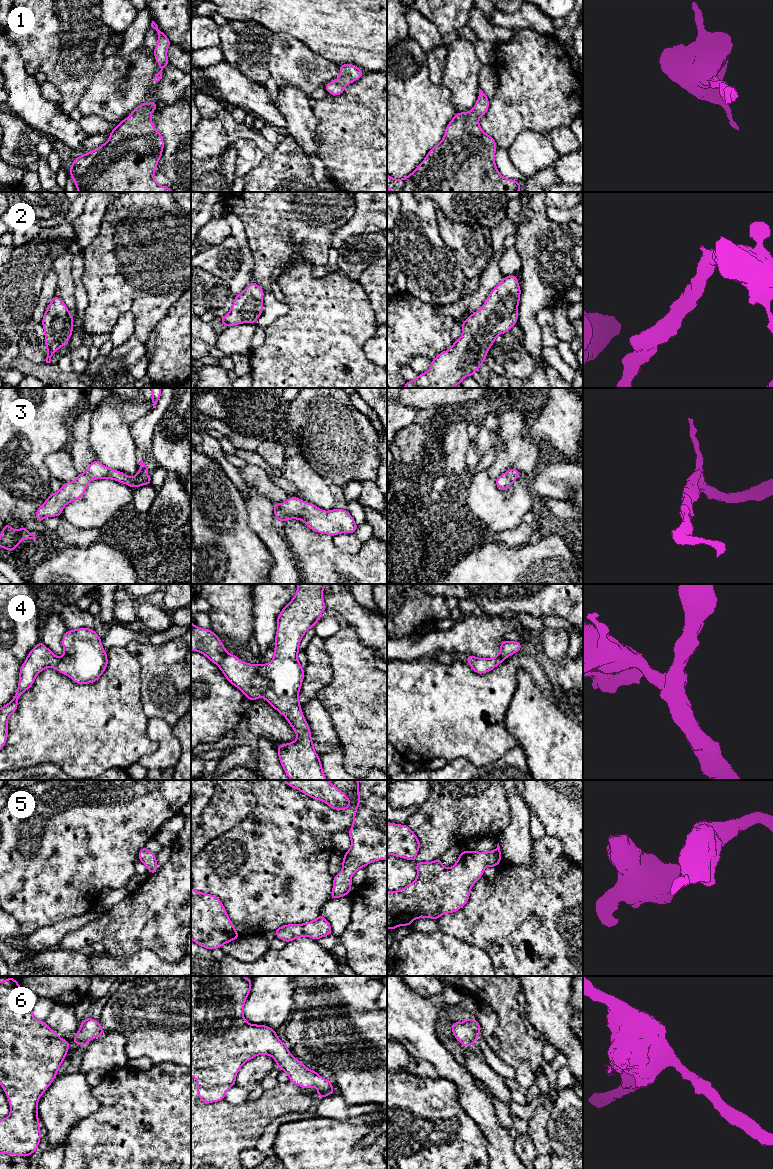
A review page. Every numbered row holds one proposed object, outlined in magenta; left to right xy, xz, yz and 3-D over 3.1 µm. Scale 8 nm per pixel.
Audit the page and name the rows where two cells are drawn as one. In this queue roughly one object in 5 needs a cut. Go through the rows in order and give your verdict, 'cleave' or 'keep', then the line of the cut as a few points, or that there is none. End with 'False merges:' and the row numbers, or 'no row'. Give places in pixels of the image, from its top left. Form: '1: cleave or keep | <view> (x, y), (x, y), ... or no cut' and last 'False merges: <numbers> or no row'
1: keep | no cut
2: keep | no cut
3: keep | no cut
4: keep | no cut
5: keep | no cut
6: keep | no cut
False merges: no row

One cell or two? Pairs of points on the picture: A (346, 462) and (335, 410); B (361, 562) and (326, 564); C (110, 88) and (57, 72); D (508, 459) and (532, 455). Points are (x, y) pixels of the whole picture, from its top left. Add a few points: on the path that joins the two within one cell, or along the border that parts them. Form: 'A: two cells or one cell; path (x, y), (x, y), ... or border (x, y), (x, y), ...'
A: one cell; path (344, 449), (335, 438), (335, 423)
B: one cell; path (352, 565), (335, 565)
C: two cells; border (102, 62), (102, 65), (93, 76), (78, 103)
D: one cell; path (514, 456), (526, 455)

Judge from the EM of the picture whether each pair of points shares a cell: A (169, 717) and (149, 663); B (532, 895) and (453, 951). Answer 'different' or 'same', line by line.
A: same
B: different

